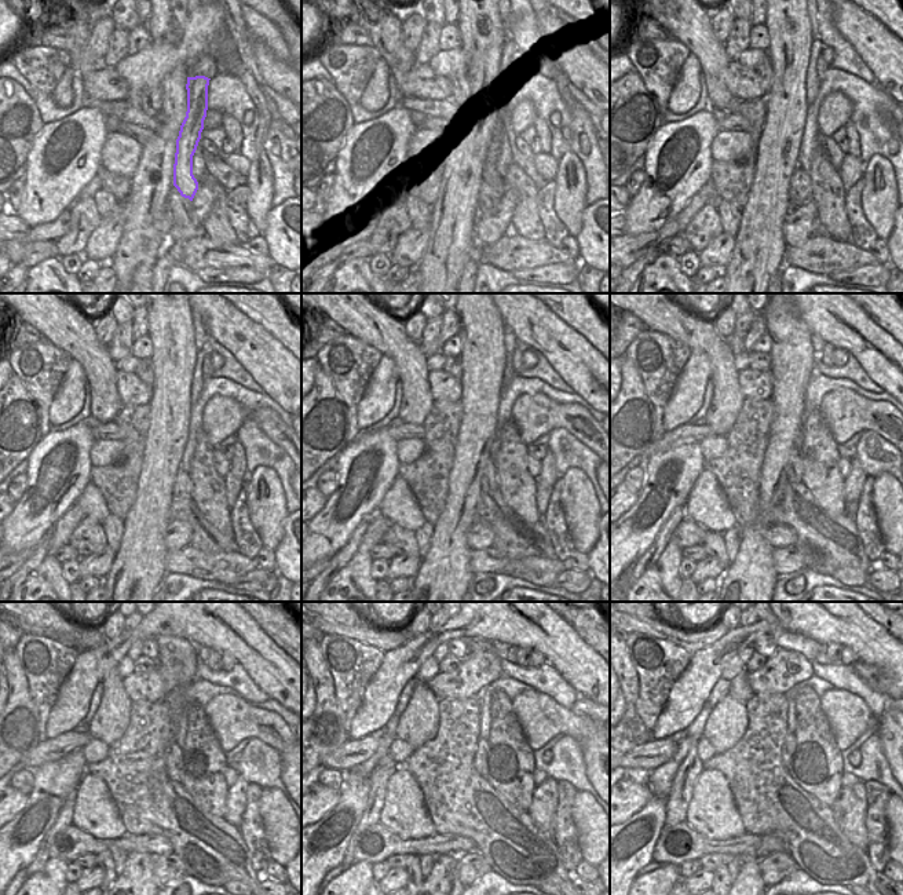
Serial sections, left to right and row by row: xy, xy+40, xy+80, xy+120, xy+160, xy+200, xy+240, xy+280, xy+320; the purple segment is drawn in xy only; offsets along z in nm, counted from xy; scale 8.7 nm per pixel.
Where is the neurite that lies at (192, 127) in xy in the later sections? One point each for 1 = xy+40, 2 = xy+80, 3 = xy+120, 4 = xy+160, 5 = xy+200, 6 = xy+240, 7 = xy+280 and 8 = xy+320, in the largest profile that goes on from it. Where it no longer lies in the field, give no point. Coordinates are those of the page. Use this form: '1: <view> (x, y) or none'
1: xy+40 (508, 76)
2: xy+80 (816, 68)
3: xy+120 (203, 371)
4: xy+160 (514, 360)
5: xy+200 (827, 354)
6: xy+240 (214, 661)
7: xy+280 (523, 656)
8: xy+320 (833, 651)

